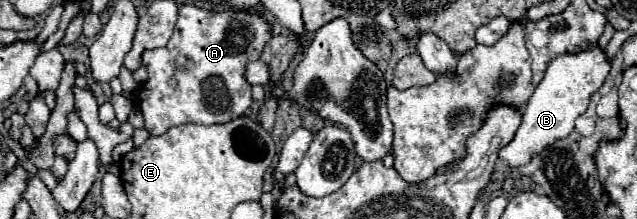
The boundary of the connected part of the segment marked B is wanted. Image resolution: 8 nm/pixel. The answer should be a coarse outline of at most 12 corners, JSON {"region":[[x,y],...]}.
{"region":[[598,47],[556,57],[498,151],[522,167],[568,137],[610,61]]}

